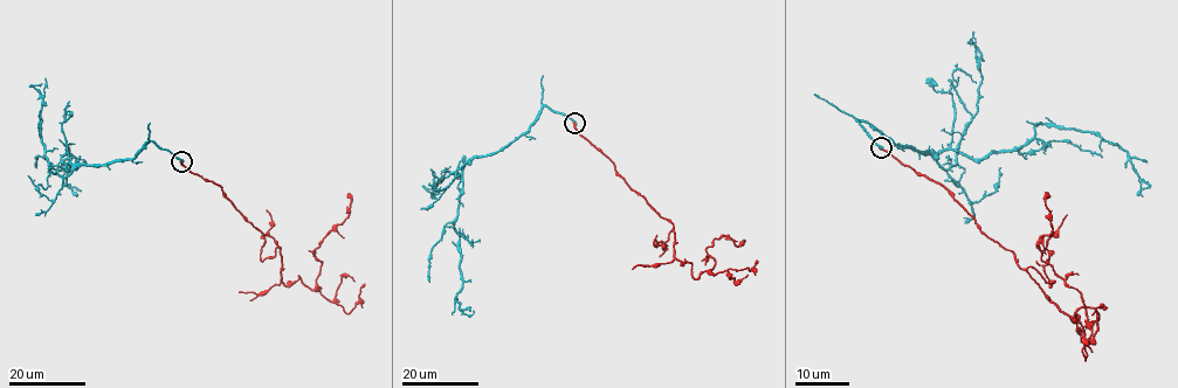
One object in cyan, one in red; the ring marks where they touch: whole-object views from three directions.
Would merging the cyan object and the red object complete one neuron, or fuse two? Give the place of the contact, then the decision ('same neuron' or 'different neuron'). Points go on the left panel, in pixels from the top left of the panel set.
(181, 161) | different neuron

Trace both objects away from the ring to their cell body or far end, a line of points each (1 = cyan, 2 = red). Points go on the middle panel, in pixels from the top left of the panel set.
1: (574, 123), (544, 105), (526, 131), (463, 167), (454, 226), (462, 289), (456, 300), (468, 314), (473, 310)
2: (574, 123), (673, 224), (674, 256), (691, 264), (696, 279), (714, 267), (705, 249), (716, 238), (742, 242)

